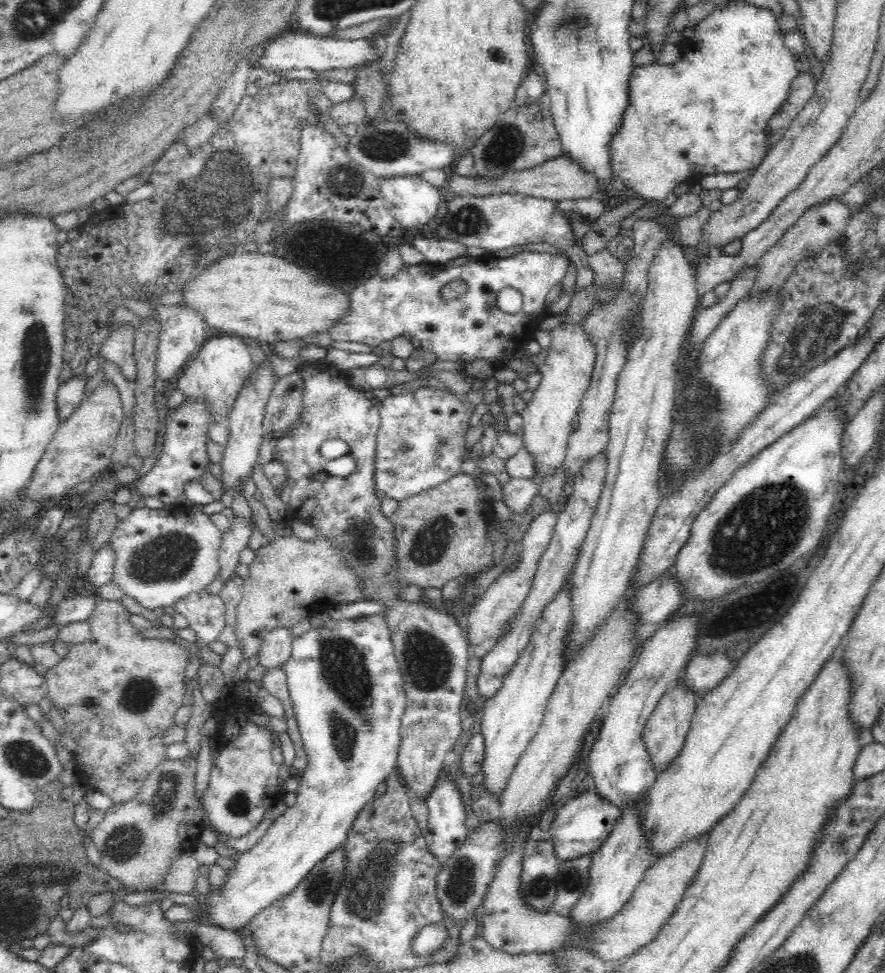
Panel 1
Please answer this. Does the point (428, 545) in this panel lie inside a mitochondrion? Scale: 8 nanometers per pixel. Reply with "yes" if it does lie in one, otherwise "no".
yes

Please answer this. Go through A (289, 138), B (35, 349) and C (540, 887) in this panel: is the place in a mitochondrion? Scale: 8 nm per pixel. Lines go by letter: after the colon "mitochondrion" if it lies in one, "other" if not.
A: other
B: mitochondrion
C: mitochondrion

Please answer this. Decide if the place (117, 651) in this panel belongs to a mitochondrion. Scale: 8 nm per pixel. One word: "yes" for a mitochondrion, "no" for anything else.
no

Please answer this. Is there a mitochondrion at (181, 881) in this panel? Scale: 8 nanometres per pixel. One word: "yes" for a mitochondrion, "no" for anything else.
no

